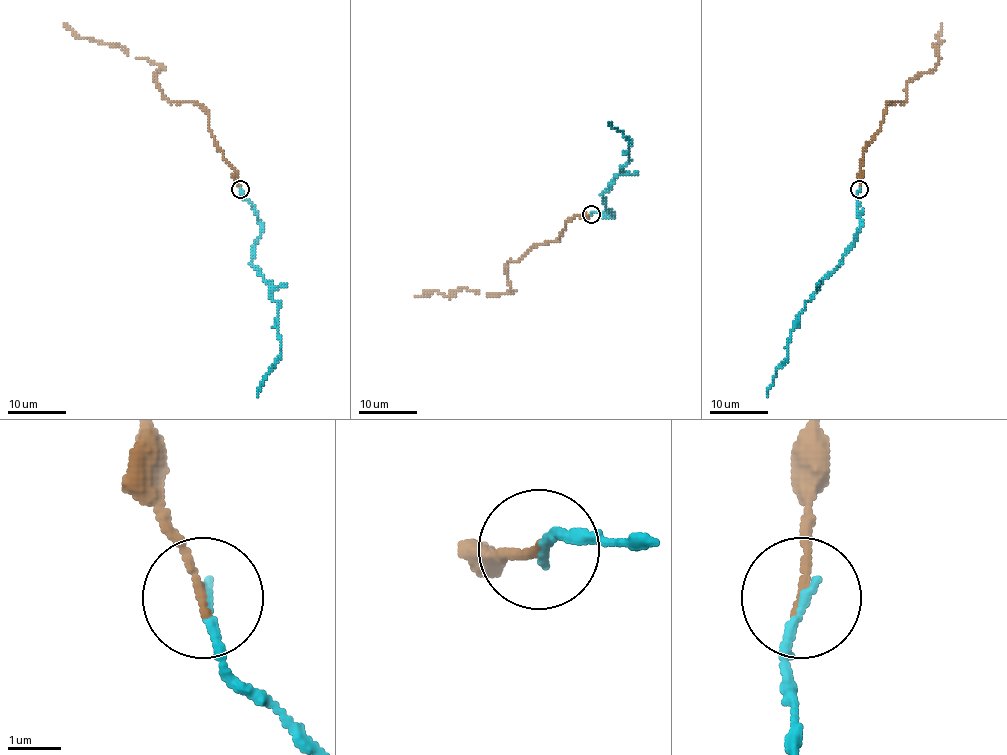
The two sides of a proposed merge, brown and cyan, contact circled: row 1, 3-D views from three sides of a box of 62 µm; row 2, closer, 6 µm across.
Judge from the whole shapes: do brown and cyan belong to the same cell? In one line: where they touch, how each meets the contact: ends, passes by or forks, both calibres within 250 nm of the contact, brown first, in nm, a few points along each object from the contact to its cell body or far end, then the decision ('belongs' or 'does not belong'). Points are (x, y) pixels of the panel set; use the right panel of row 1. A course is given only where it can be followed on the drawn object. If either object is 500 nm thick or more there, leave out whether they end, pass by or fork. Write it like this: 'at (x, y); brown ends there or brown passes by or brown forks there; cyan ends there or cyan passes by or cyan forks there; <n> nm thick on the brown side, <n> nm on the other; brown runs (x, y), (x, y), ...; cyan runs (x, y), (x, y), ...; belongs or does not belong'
at (859, 189); brown ends there; cyan ends there; 160 nm thick on the brown side, 170 nm on the other; brown runs (859, 189), (864, 147), (890, 101), (903, 102), (906, 85), (940, 57), (933, 44), (942, 41), (940, 24); cyan runs (859, 189), (858, 208), (862, 225), (853, 245), (804, 305), (791, 332), (787, 357), (777, 370), (767, 396); belongs

